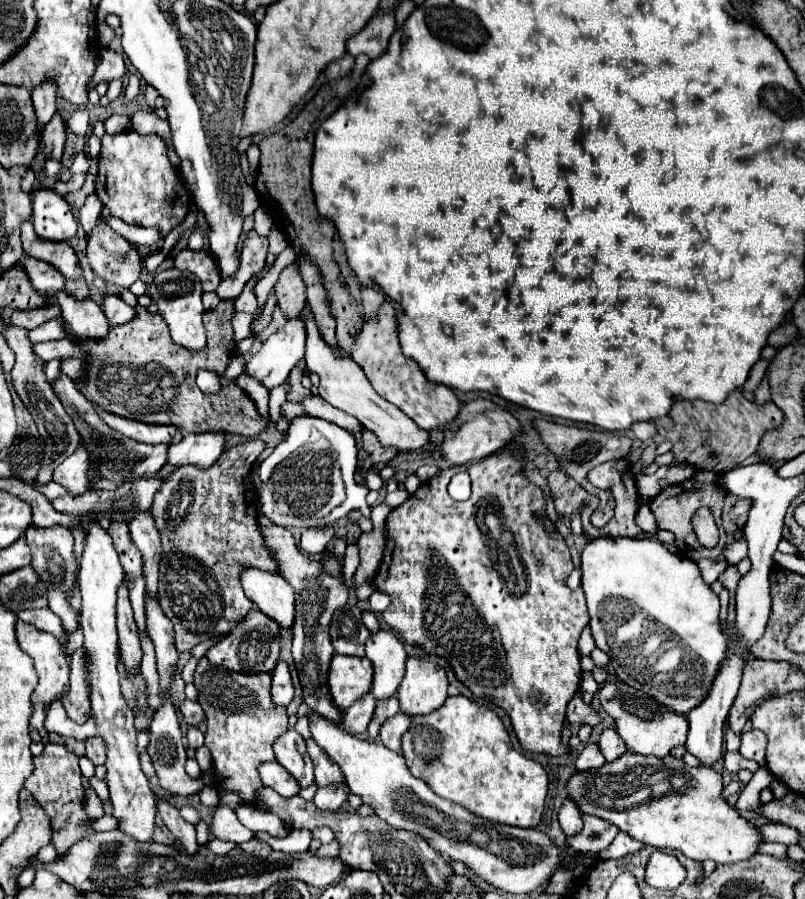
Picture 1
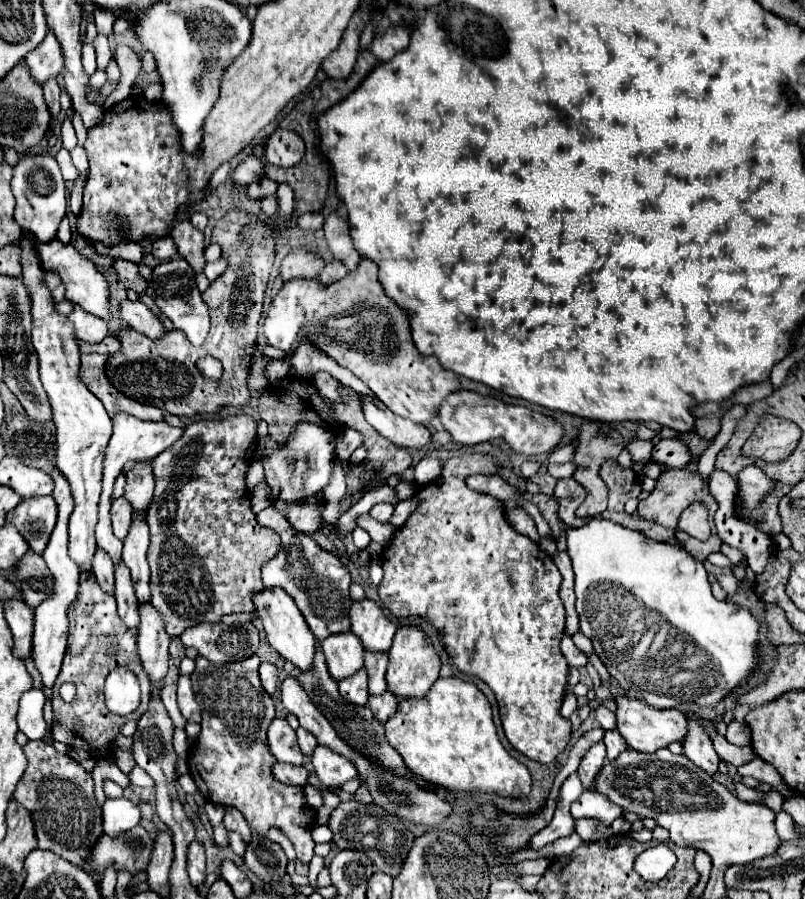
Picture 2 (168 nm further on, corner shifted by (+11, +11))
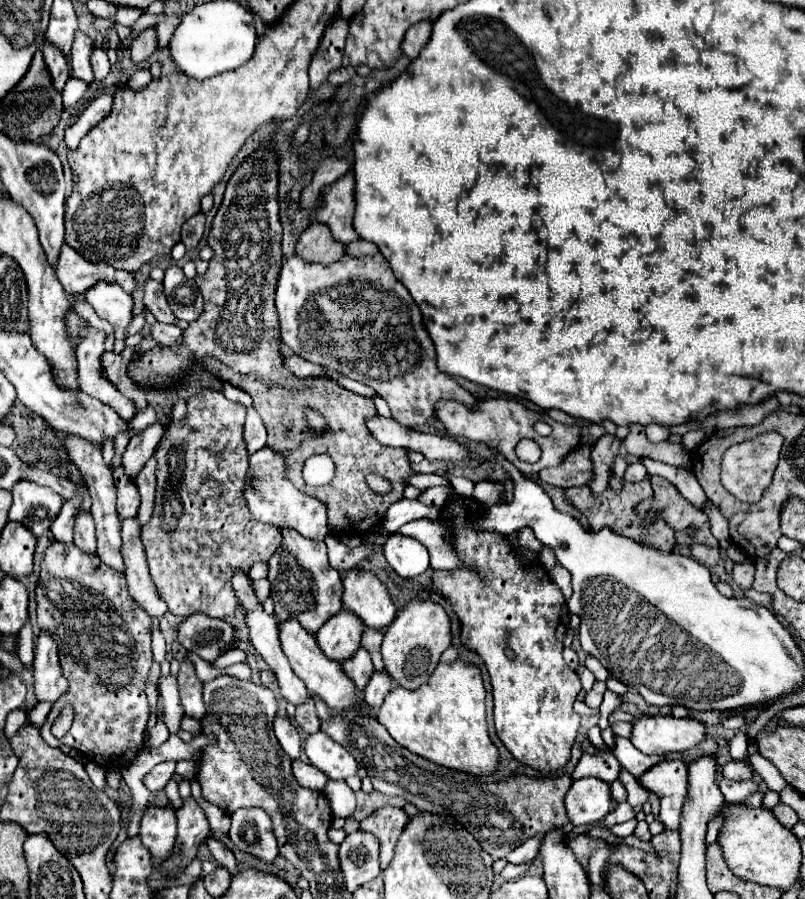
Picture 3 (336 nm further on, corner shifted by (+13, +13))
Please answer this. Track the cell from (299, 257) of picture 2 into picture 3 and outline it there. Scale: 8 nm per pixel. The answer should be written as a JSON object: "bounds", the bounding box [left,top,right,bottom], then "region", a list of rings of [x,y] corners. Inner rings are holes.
{"bounds":[294,224,344,264],"region":[[[312,224],[302,232],[294,254],[312,264],[334,264],[344,256],[344,244],[336,244],[336,240],[332,240],[328,226]]]}

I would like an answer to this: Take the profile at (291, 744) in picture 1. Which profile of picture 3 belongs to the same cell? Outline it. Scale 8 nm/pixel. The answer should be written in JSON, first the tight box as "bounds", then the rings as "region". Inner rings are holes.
{"bounds":[274,716,300,760],"region":[[[276,716],[274,720],[274,734],[282,746],[282,750],[290,756],[290,760],[296,760],[300,756],[300,736],[294,724],[288,718]]]}

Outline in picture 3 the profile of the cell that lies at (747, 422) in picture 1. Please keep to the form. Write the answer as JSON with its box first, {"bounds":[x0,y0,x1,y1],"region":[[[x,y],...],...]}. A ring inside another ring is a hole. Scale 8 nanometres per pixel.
{"bounds":[722,431,784,504],"region":[[[772,431],[728,448],[722,458],[722,484],[724,484],[724,488],[728,488],[728,492],[732,492],[742,502],[750,502],[750,504],[760,502],[764,496],[764,490],[770,486],[774,470],[780,462],[783,443],[784,438],[778,432]]]}

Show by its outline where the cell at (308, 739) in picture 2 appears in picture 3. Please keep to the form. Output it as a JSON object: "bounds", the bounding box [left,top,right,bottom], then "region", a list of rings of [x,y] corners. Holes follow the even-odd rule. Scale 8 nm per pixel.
{"bounds":[296,700,320,734],"region":[[[308,700],[308,704],[304,704],[304,708],[296,708],[296,722],[298,722],[298,728],[306,734],[314,734],[320,730],[320,720],[316,716],[312,700]]]}

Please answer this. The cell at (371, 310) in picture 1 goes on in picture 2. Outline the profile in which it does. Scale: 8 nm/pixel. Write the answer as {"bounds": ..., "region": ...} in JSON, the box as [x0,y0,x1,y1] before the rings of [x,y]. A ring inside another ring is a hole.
{"bounds":[322,212,360,272],"region":[[[330,212],[324,220],[322,226],[324,234],[326,234],[326,242],[330,252],[334,254],[336,260],[344,262],[348,272],[358,268],[360,262],[360,254],[356,252],[356,248],[352,246],[352,238],[350,238],[350,224],[346,218],[338,216],[336,212]]]}

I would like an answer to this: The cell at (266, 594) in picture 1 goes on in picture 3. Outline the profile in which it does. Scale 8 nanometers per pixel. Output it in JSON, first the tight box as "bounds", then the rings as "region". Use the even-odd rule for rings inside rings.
{"bounds":[278,618,360,712],"region":[[[288,618],[288,620],[284,620],[284,622],[278,622],[278,632],[280,632],[282,650],[284,650],[284,654],[286,654],[288,662],[290,662],[290,666],[292,666],[292,670],[296,672],[296,676],[302,678],[302,682],[306,684],[308,692],[314,692],[314,694],[322,696],[322,700],[324,700],[332,710],[336,710],[336,712],[344,712],[344,710],[352,708],[352,706],[360,700],[356,688],[352,688],[352,682],[344,676],[342,666],[340,666],[338,662],[334,662],[334,660],[328,660],[328,658],[322,654],[322,650],[320,650],[320,646],[318,646],[316,638],[314,638],[312,634],[308,634],[308,632],[298,624],[296,618]]]}

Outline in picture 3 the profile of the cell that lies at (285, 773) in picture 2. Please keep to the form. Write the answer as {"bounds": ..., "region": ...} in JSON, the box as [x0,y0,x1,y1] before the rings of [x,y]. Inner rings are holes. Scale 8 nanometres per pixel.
{"bounds":[292,760,328,790],"region":[[[302,760],[292,762],[292,772],[294,772],[296,782],[310,790],[322,790],[324,784],[328,782],[328,778],[318,768],[314,768],[312,764],[306,764]]]}

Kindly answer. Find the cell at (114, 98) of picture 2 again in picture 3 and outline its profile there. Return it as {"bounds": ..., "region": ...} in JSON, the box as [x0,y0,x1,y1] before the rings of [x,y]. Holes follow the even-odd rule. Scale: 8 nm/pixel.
{"bounds":[128,28,156,64],"region":[[[146,28],[144,32],[140,32],[128,46],[130,60],[134,64],[146,62],[154,50],[156,50],[156,32],[154,32],[154,28]]]}

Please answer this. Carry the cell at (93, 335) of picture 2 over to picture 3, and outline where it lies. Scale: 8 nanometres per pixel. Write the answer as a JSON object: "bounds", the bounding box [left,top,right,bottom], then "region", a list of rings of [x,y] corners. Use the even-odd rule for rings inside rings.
{"bounds":[76,326,136,420],"region":[[[92,326],[80,328],[80,342],[76,348],[80,388],[88,396],[96,396],[100,402],[116,408],[120,416],[128,416],[128,420],[132,420],[136,414],[132,400],[122,396],[112,384],[108,384],[108,380],[100,376],[100,356],[104,352],[104,338],[106,334]]]}

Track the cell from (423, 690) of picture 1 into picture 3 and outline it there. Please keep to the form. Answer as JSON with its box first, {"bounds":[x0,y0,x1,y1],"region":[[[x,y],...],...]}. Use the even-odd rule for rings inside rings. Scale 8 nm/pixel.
{"bounds":[382,602,450,690],"region":[[[410,602],[388,626],[382,642],[382,658],[388,676],[406,690],[418,690],[428,682],[440,662],[440,654],[450,646],[450,620],[442,606],[434,602]]]}

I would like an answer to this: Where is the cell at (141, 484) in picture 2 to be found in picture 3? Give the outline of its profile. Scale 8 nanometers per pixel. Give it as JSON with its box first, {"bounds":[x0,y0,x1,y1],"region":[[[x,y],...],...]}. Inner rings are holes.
{"bounds":[122,422,164,480],"region":[[[154,422],[152,426],[142,430],[140,436],[136,436],[136,440],[128,442],[128,448],[122,456],[122,468],[130,480],[136,480],[140,470],[152,458],[162,434],[164,434],[164,426],[160,422]]]}

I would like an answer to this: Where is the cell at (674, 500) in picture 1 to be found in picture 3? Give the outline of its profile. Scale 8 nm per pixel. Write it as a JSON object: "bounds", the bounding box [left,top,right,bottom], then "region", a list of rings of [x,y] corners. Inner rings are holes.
{"bounds":[636,476,718,548],"region":[[[652,476],[650,478],[652,482],[652,498],[648,500],[642,500],[638,506],[636,506],[636,514],[638,516],[646,516],[646,514],[652,514],[652,516],[658,516],[662,520],[668,522],[668,526],[680,534],[680,540],[686,540],[682,538],[684,536],[684,530],[688,526],[694,526],[698,528],[696,532],[696,542],[698,544],[704,544],[704,546],[710,546],[710,548],[718,548],[718,540],[712,536],[710,532],[710,524],[708,524],[708,516],[692,506],[678,490],[672,482],[668,482],[666,478],[662,476]]]}

